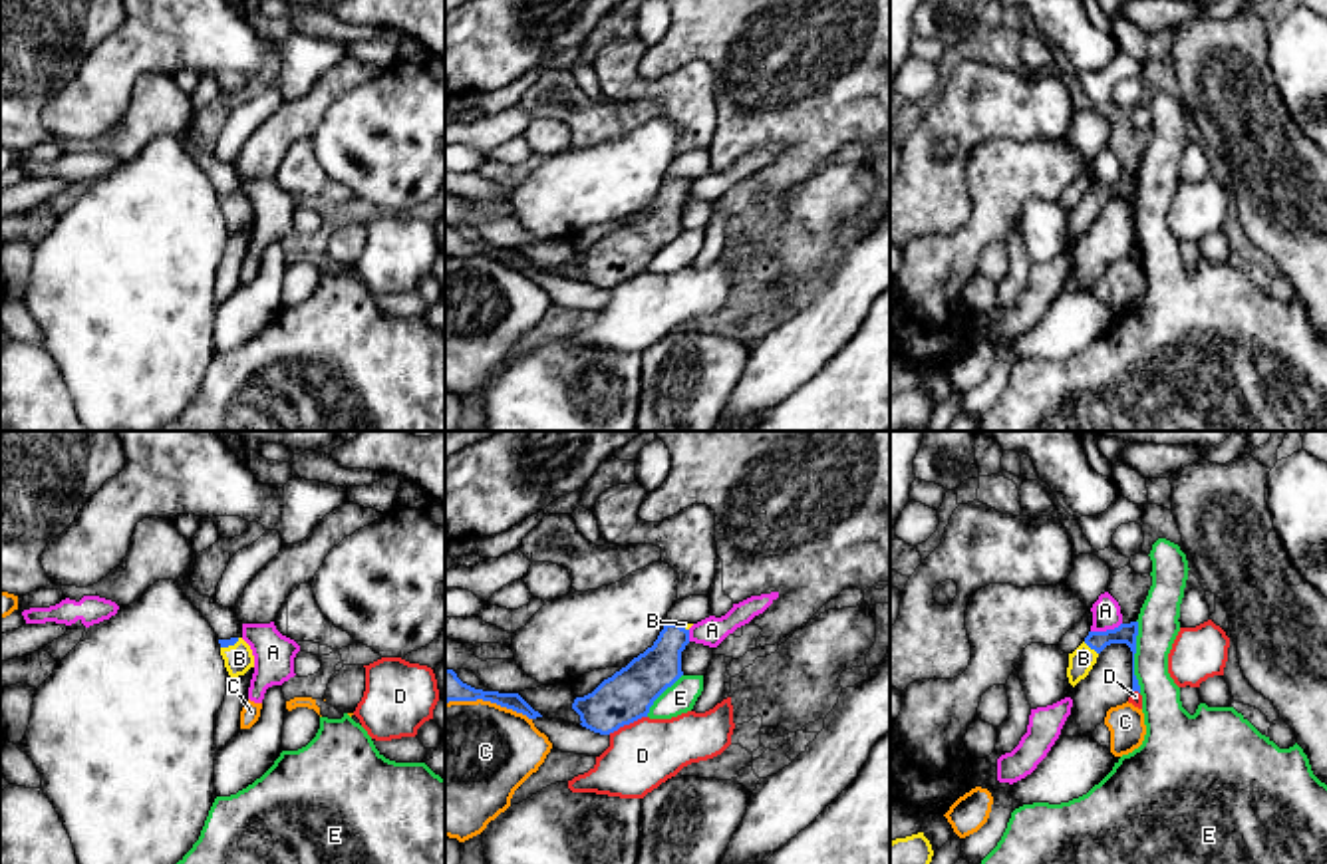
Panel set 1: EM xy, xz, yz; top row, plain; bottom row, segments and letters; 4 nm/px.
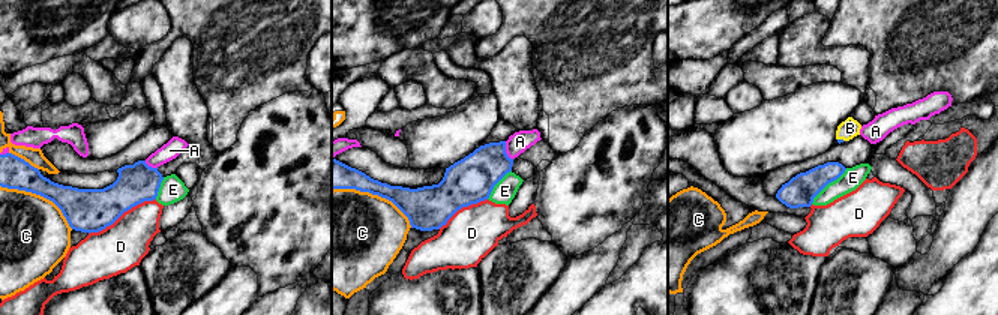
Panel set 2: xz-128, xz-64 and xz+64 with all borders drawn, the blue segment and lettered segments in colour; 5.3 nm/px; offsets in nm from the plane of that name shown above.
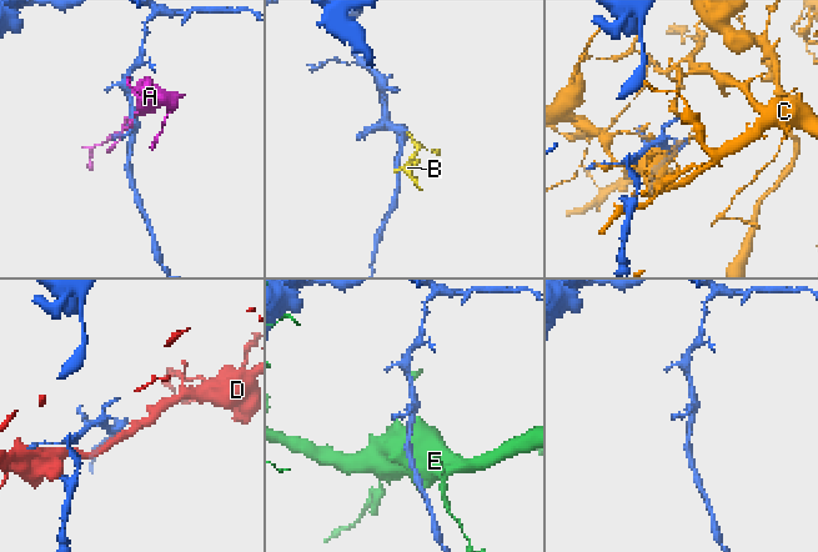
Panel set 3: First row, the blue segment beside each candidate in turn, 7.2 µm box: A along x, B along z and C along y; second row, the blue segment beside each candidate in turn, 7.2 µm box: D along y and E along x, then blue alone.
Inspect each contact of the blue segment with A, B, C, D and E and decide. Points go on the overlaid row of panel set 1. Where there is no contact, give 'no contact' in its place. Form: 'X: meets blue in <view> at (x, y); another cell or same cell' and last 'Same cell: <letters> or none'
A: meets blue in yz at (1107, 630); another cell
B: meets blue in yz at (1091, 648); same cell
C: meets blue in xz at (489, 700); another cell
D: meets blue in xz at (626, 723); another cell
E: meets blue in yz at (1133, 656); another cell
Same cell: B

